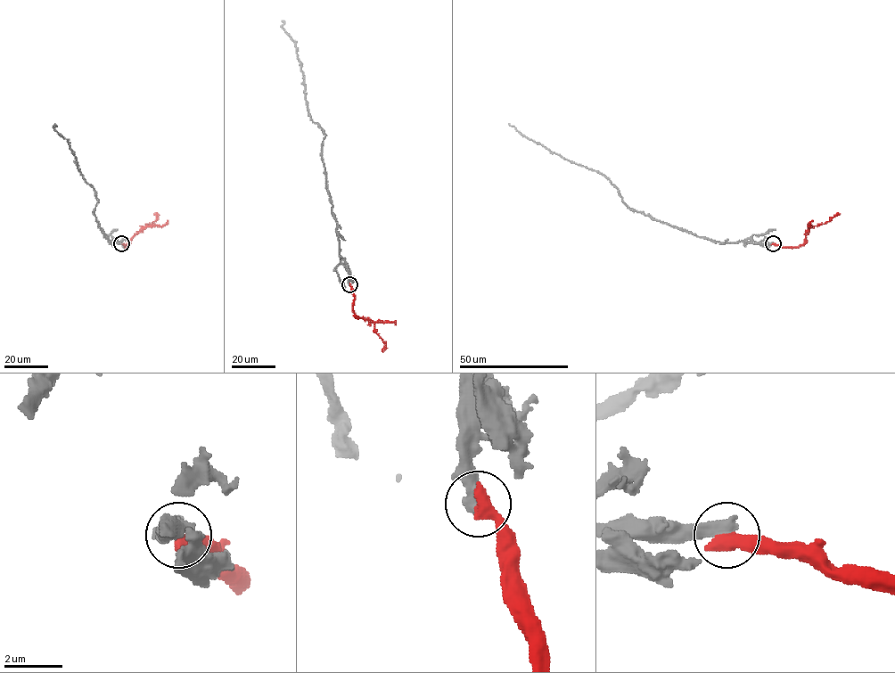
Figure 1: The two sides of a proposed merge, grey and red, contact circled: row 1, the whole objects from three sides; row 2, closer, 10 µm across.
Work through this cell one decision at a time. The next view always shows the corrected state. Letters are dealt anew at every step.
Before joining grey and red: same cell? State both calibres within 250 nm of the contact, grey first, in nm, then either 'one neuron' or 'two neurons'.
500 nm thick on the grey side, 550 nm on the other; two neurons

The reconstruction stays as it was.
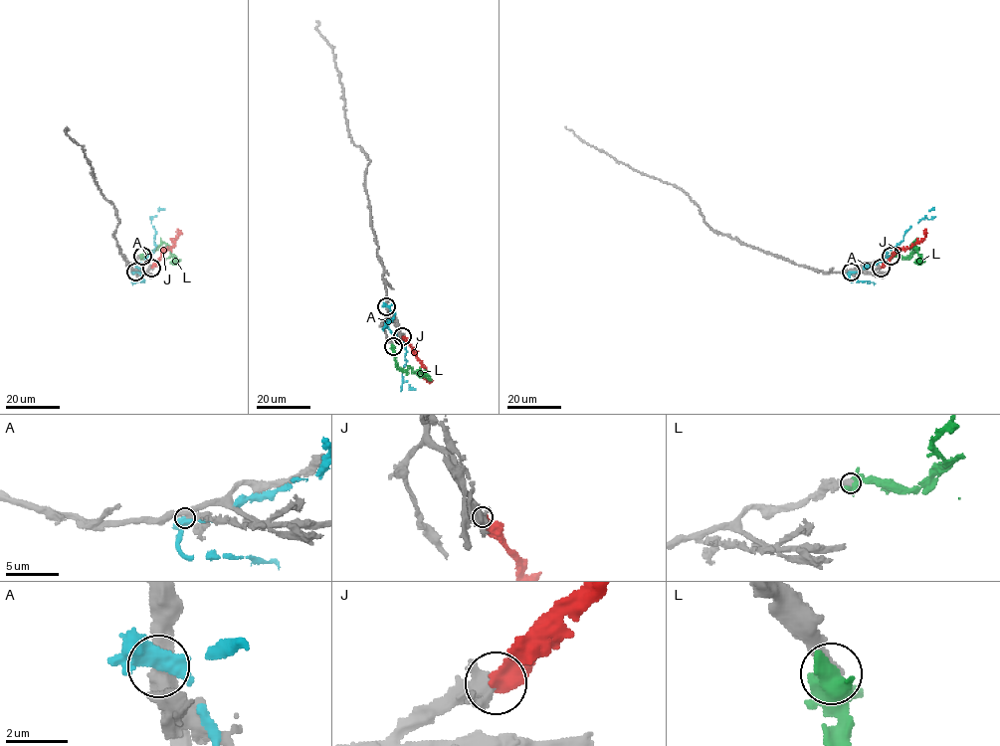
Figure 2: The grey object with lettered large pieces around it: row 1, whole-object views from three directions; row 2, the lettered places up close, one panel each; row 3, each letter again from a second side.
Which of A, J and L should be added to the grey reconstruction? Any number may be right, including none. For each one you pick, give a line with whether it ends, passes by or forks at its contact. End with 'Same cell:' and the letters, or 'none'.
J: it ends
Same cell: J

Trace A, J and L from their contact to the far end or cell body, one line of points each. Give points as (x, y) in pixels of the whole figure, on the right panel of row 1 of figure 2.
A: (851, 271), (884, 261), (887, 251), (902, 240), (904, 233), (933, 209)
J: (881, 267), (897, 252), (918, 242), (926, 230)
L: (890, 257), (906, 258), (914, 251), (911, 246), (915, 243), (921, 259), (914, 264)

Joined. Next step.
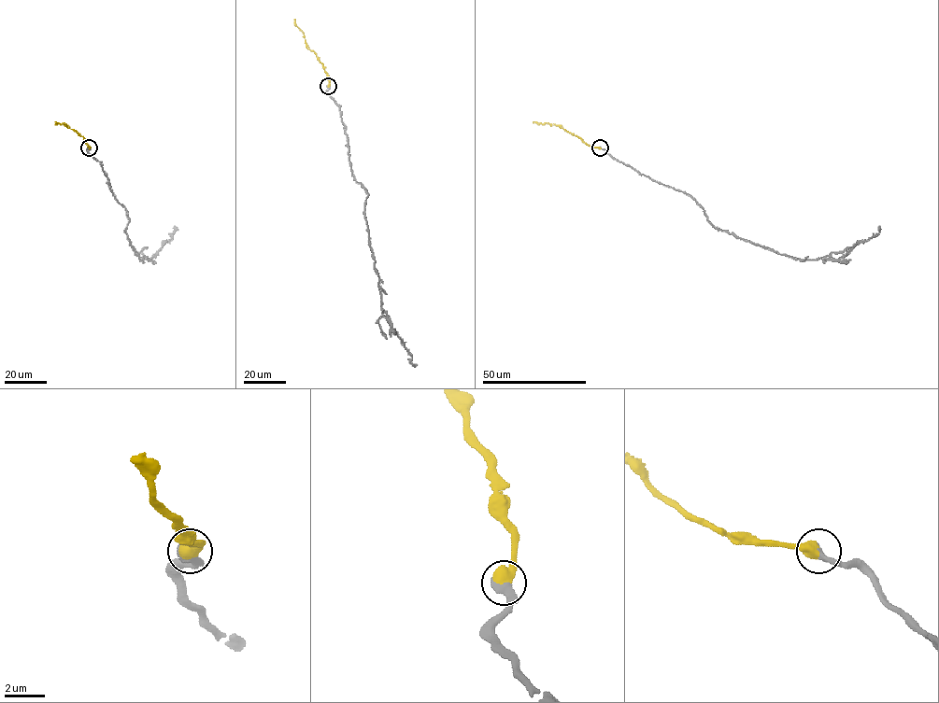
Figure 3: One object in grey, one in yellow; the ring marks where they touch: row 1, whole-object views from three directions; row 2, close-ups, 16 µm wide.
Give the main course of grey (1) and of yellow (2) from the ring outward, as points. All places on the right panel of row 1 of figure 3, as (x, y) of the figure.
1: (600, 147), (640, 174), (688, 193), (716, 228), (788, 256), (838, 260), (857, 244), (876, 235), (880, 227)
2: (600, 147), (590, 147), (558, 125), (533, 121)

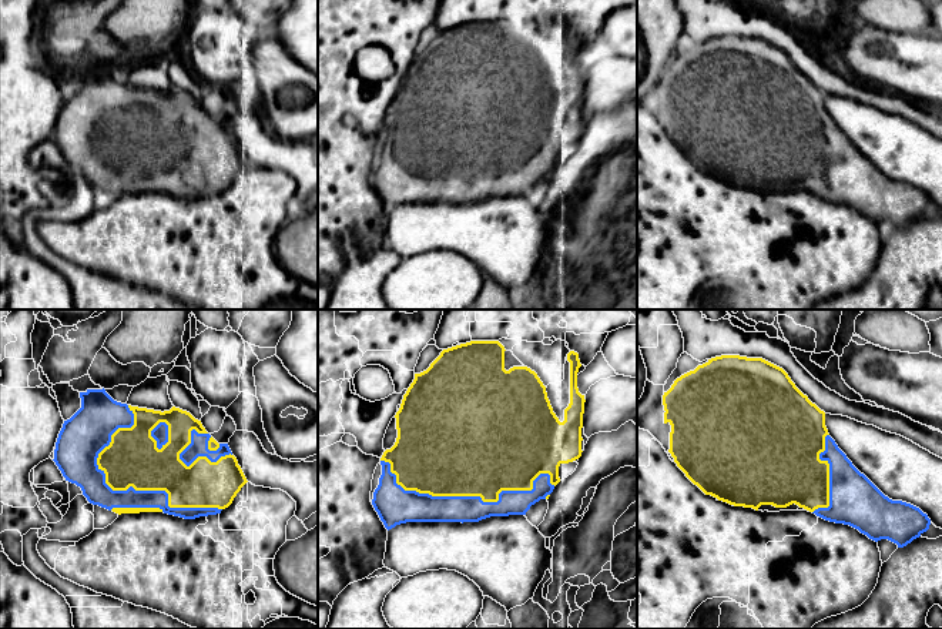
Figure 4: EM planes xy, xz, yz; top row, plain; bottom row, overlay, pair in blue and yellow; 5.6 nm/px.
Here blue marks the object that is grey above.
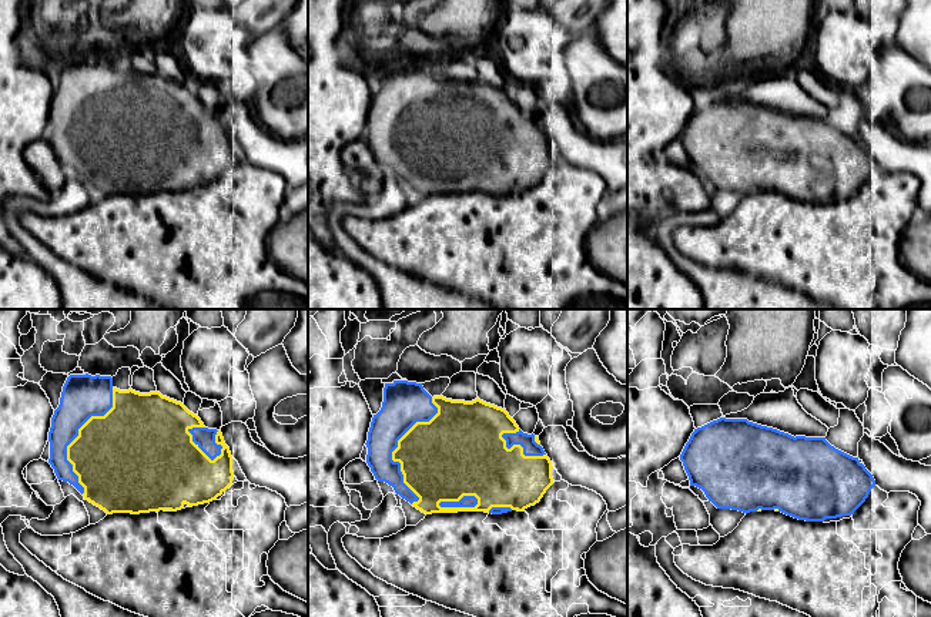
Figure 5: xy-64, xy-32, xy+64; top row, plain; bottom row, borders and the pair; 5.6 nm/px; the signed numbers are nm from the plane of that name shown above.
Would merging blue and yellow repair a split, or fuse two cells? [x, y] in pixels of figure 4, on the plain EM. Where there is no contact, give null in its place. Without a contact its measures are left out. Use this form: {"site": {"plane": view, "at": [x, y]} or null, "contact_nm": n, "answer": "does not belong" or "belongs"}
{"site": {"plane": "xy", "at": [127, 170]}, "contact_nm": 800, "answer": "belongs"}

